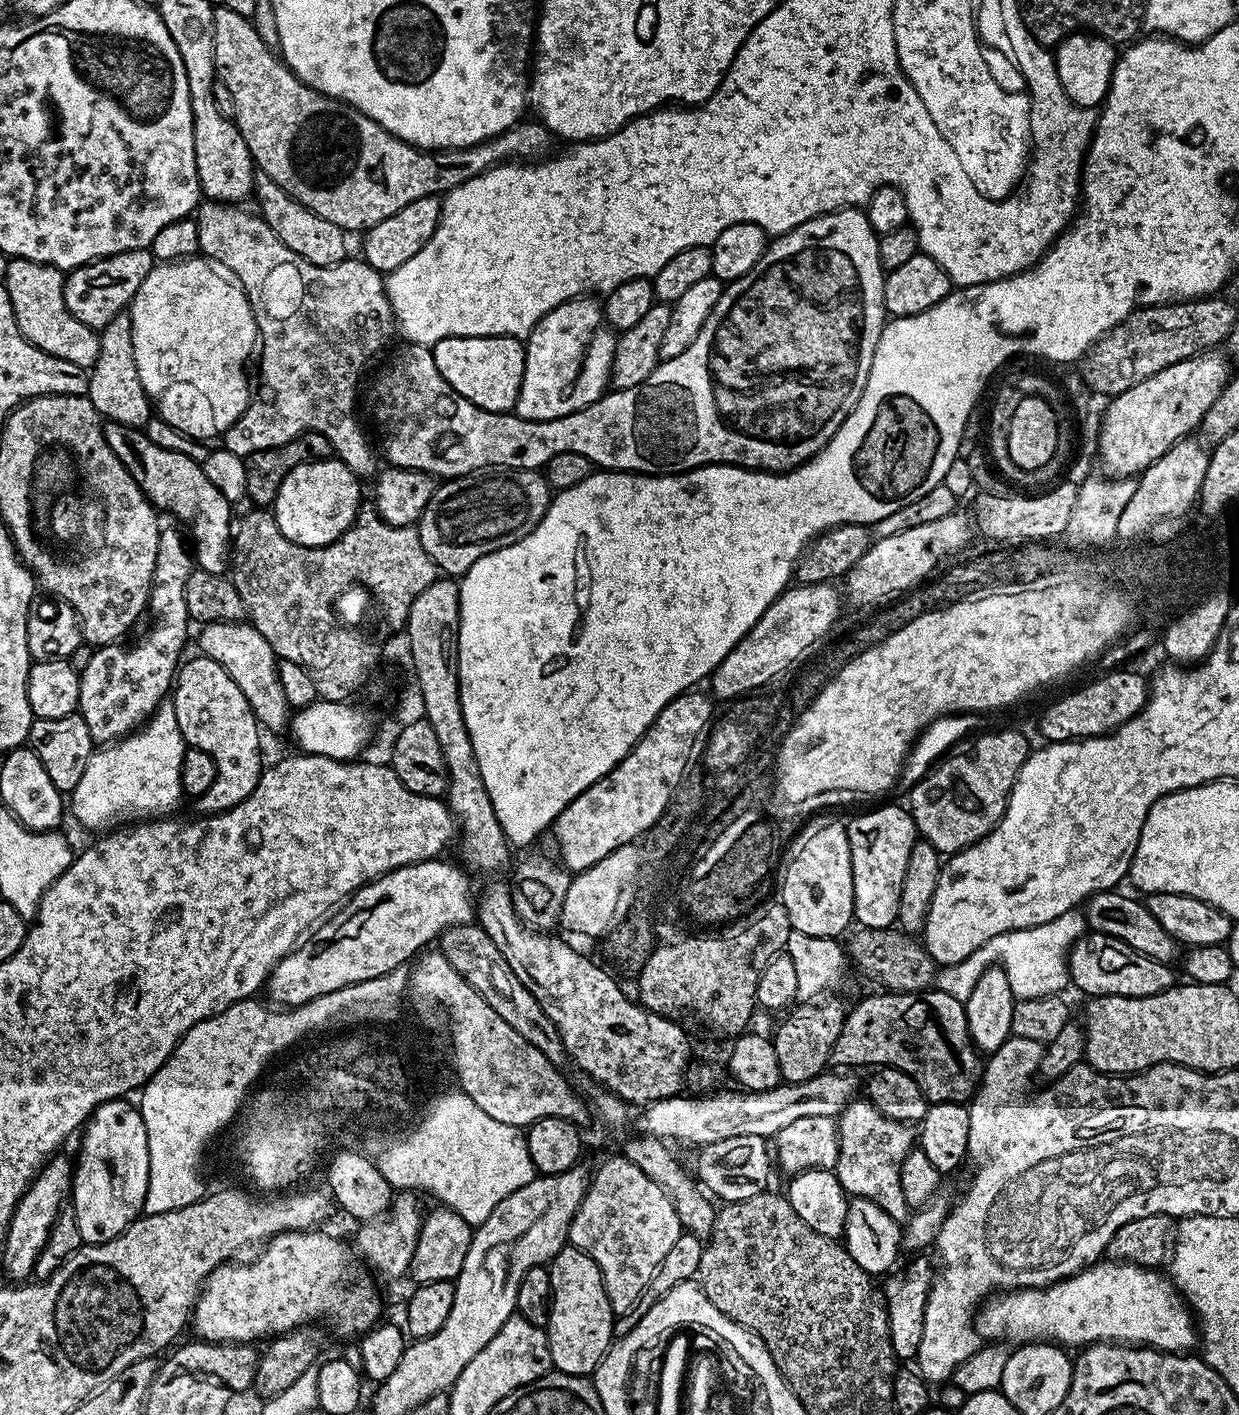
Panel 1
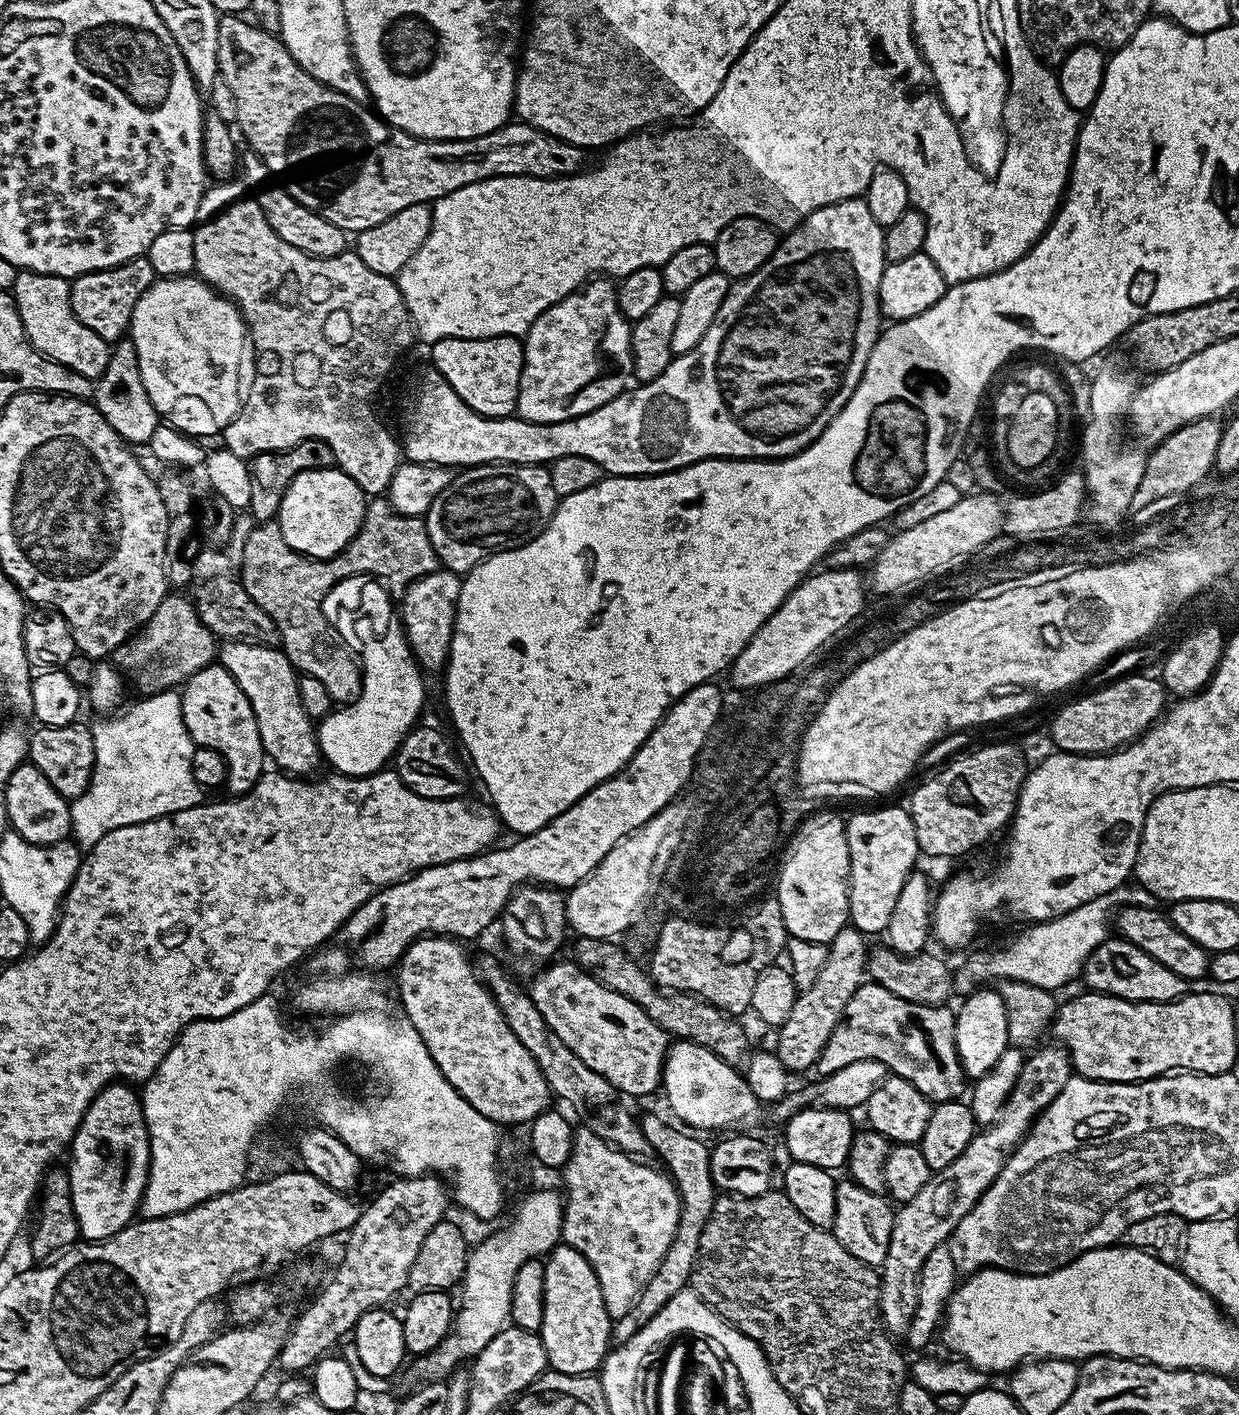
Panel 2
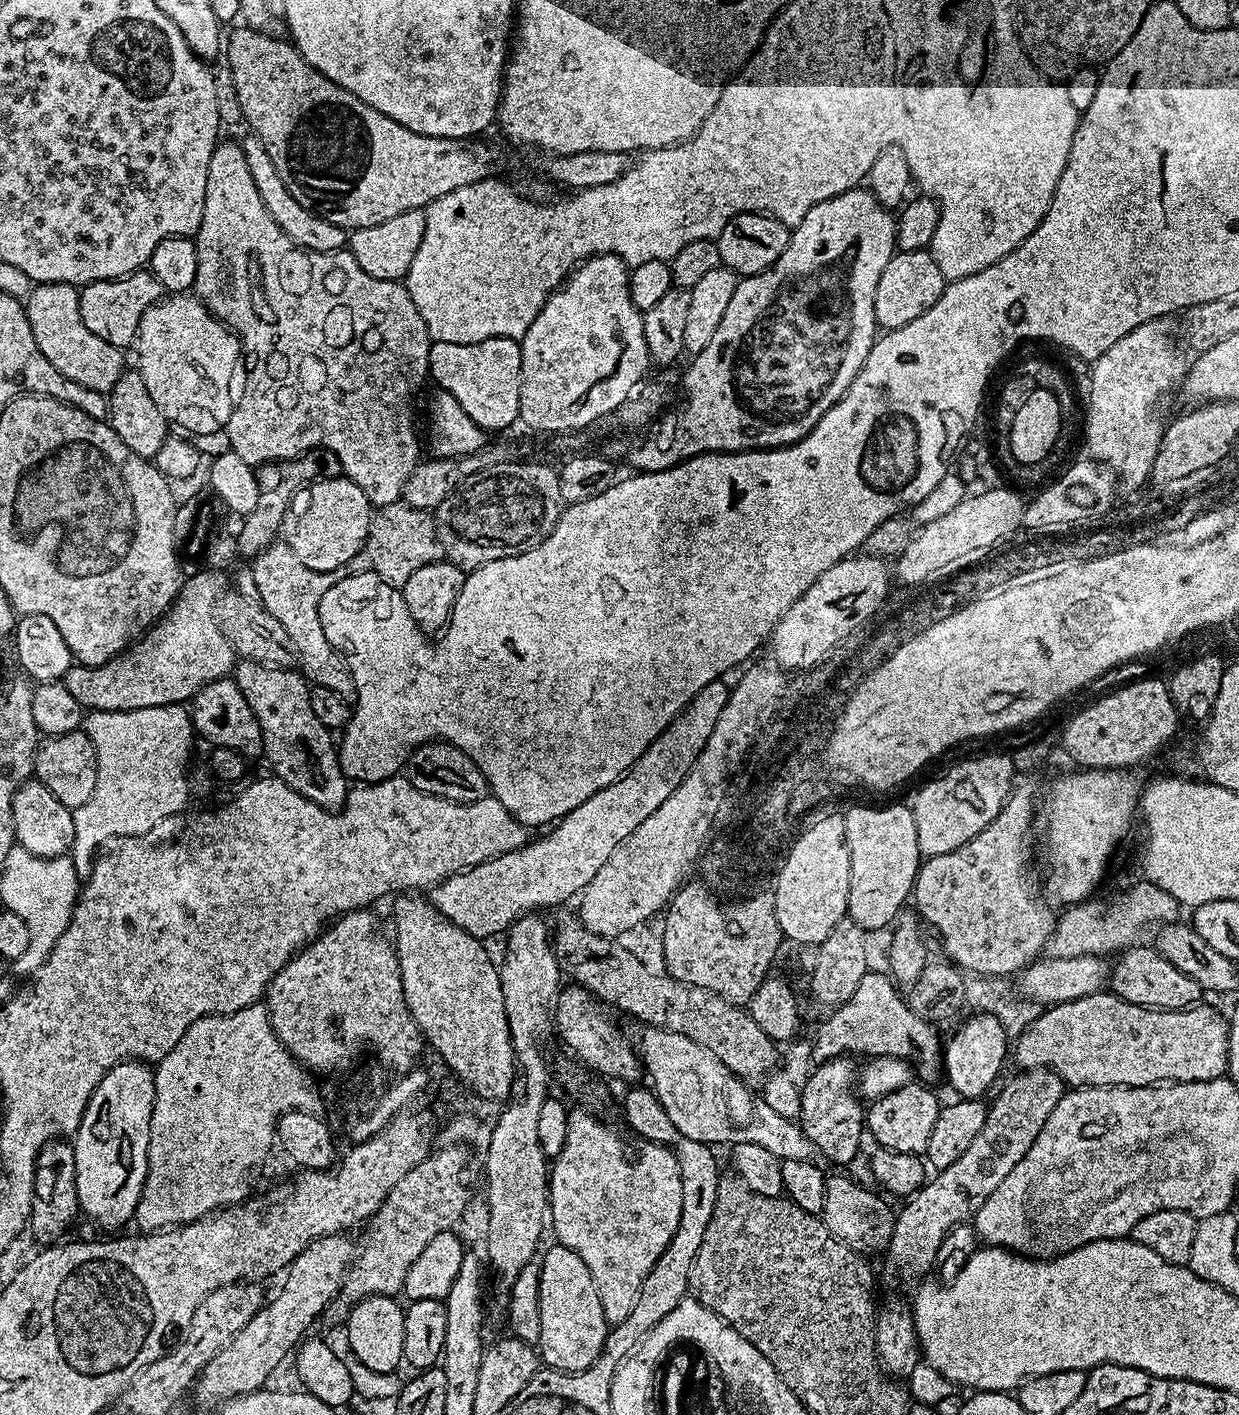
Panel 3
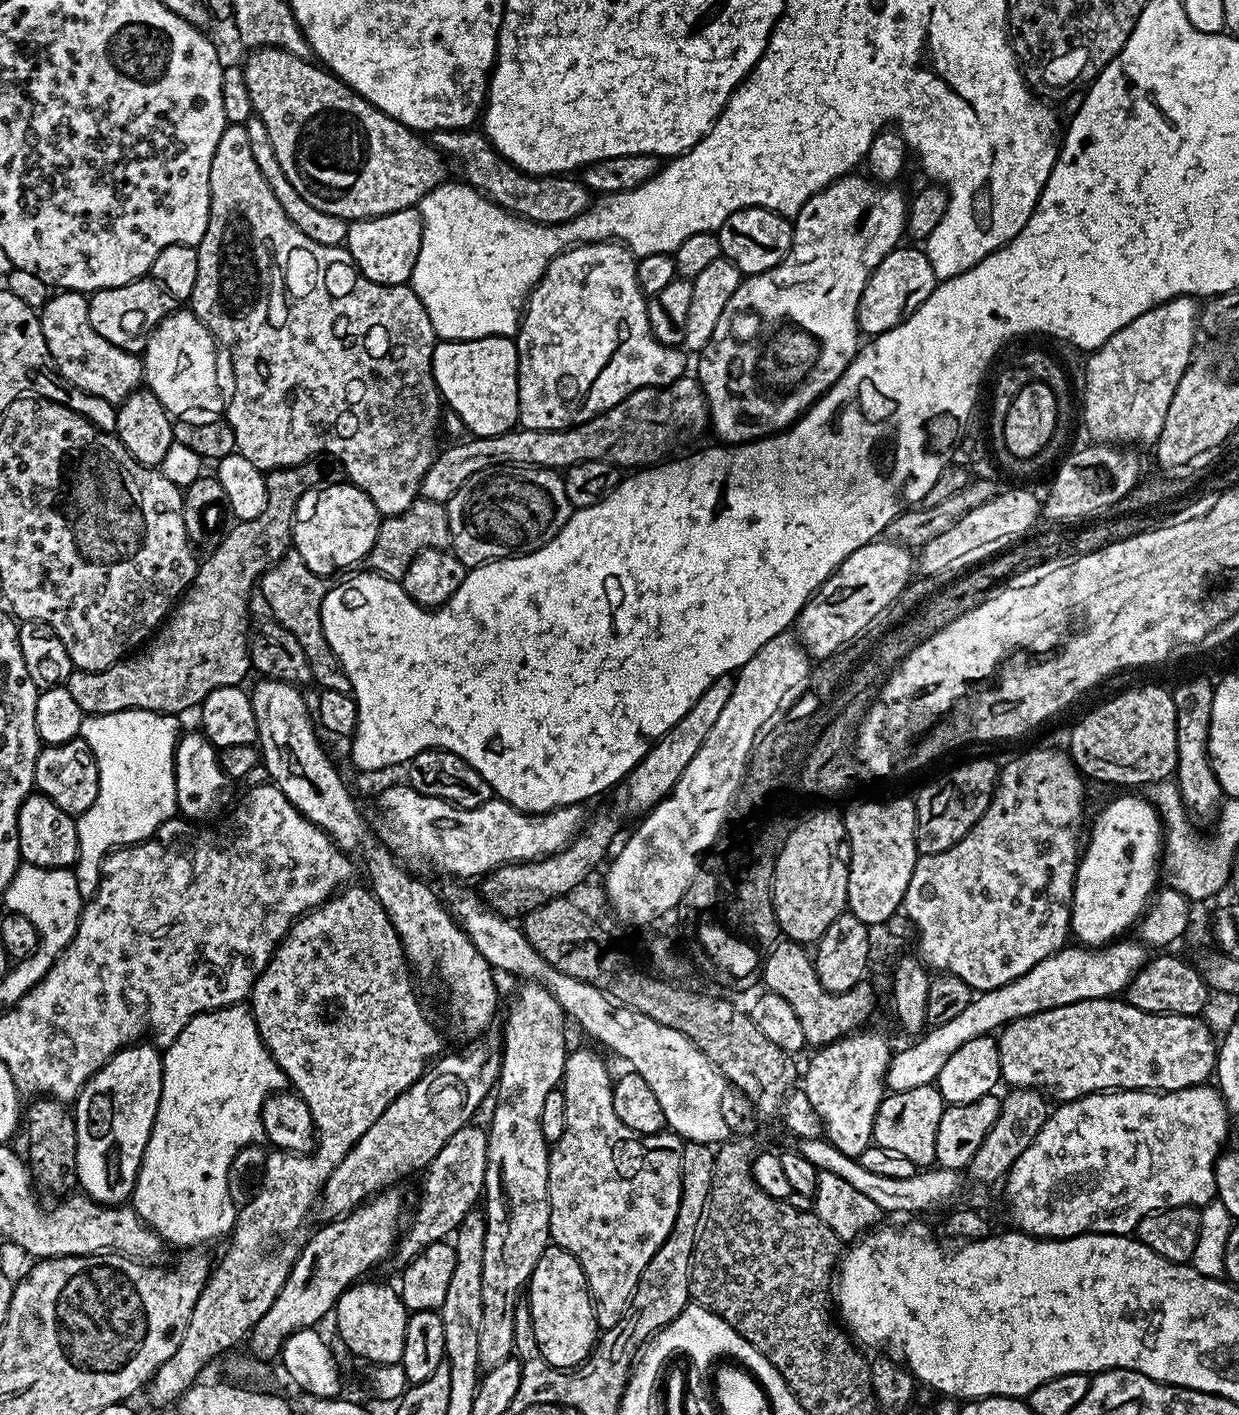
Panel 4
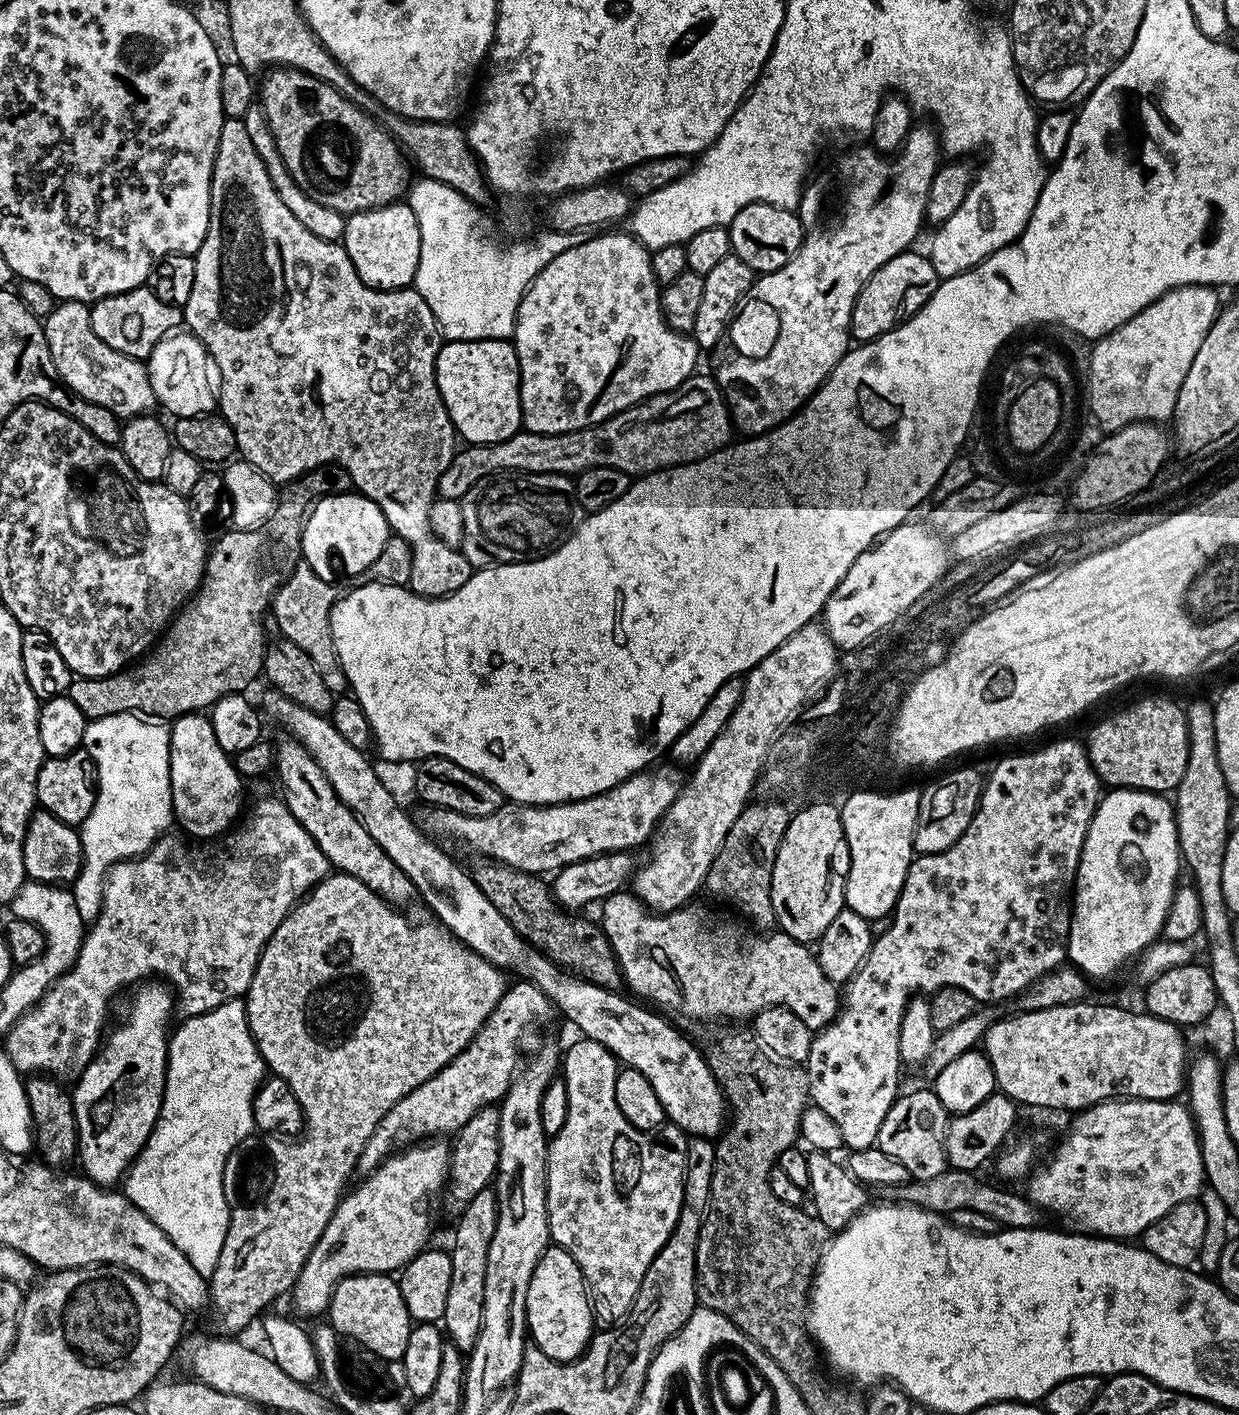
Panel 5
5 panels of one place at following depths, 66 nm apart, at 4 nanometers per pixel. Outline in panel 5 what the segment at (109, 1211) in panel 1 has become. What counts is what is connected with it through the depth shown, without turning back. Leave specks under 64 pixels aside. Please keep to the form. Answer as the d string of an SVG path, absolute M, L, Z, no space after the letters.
M144 982L132 994L124 1021L113 1032L111 1029L107 1033L100 1051L71 1089L80 1139L78 1164L84 1167L82 1172L87 1179L101 1186L119 1185L128 1169L132 1167L137 1154L144 1148L144 1143L154 1130L156 1119L160 1117L160 1107L164 1101L164 1083L170 1075L168 1019L174 1016L173 993L163 983Z

